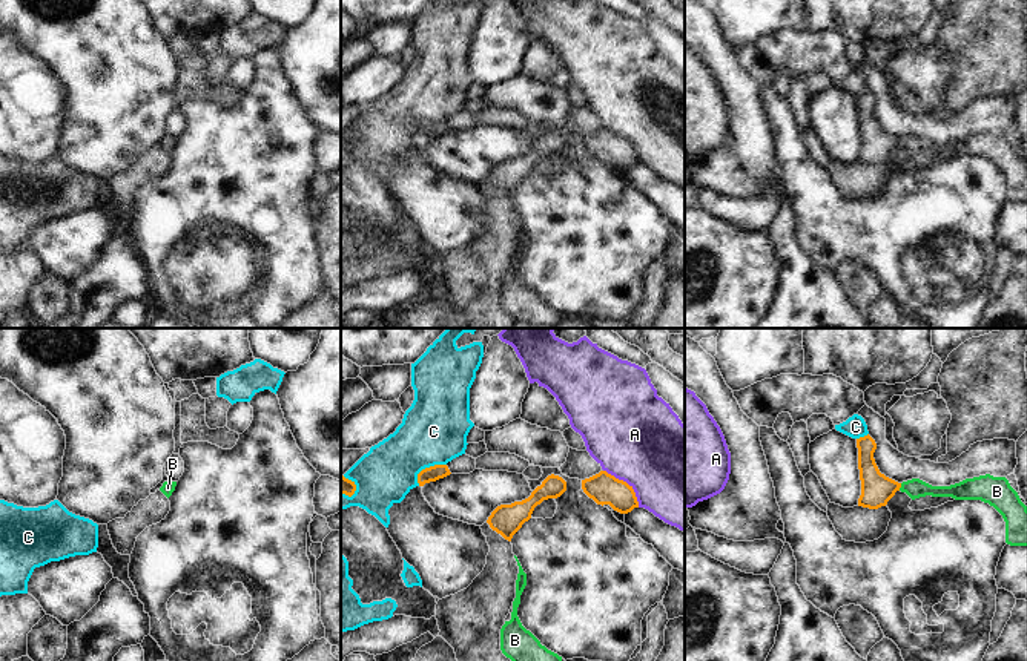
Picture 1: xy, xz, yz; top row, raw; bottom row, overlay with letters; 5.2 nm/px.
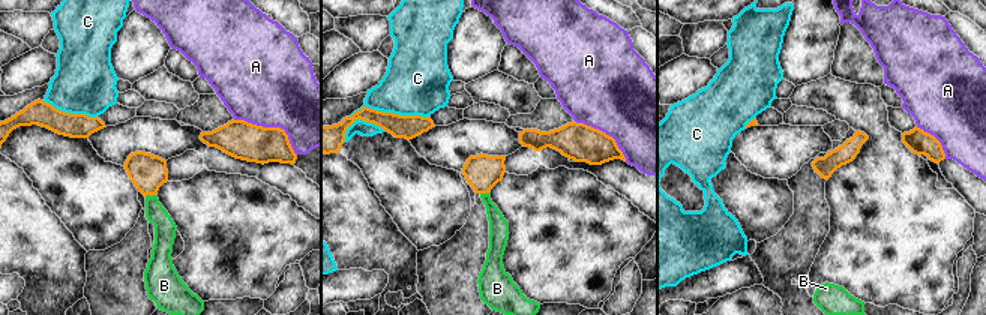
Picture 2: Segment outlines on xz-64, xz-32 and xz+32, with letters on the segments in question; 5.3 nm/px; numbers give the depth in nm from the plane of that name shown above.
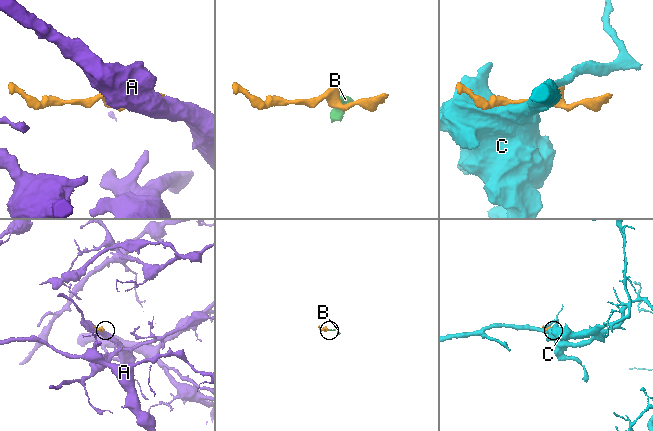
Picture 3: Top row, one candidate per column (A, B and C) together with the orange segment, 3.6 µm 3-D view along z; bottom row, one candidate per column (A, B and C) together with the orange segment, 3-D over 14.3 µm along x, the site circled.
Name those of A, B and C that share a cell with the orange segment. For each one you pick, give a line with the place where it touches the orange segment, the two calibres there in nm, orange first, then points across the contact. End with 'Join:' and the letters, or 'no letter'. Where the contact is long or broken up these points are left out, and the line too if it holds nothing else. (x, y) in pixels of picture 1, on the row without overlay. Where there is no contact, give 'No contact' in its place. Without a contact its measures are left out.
B: Touches orange at yz (900, 143). Thickness 170 nm (orange) against 110 nm. Path across: yz (877, 146), (900, 143), (915, 144)
Join: B

